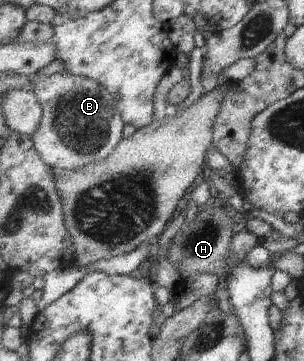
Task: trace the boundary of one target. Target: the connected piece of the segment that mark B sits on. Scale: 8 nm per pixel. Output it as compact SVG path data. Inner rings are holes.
M65 72L31 76L34 93L43 107L43 118L33 134L37 152L53 168L81 171L93 163L109 159L124 139L125 123L114 96L96 80Z

